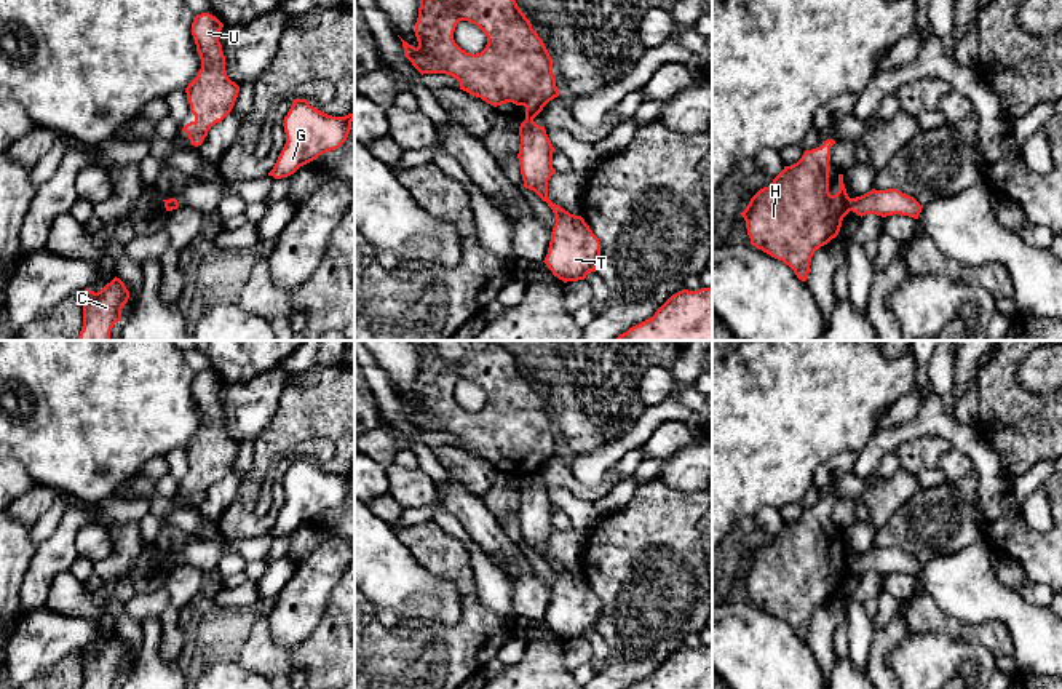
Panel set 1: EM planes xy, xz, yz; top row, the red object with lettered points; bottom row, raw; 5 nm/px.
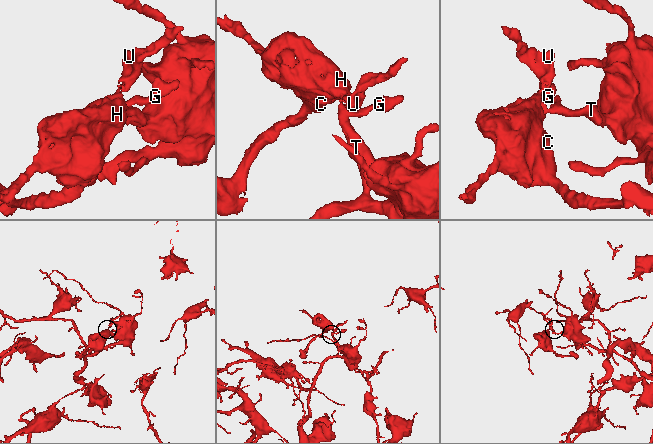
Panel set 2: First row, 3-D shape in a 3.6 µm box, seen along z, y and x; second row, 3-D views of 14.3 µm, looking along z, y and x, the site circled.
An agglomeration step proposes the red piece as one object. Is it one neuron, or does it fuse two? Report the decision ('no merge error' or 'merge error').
merge error

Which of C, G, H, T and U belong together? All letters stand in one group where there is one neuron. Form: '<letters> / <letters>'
C H U / G T

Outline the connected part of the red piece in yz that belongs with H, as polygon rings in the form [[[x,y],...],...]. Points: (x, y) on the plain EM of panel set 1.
[[[834,497],[805,508],[802,516],[760,547],[739,571],[751,603],[789,623],[806,639],[816,607],[840,590],[851,556],[838,532],[838,550],[829,550],[829,520]]]

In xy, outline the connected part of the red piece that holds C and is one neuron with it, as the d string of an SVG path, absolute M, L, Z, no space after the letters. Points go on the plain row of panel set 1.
M113 636L101 649L88 646L81 651L81 689L112 689L121 679L121 667L129 657L129 649L120 636Z

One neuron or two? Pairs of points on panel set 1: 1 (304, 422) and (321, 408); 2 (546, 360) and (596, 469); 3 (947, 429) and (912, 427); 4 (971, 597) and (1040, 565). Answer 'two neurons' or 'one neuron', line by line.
1: one neuron
2: two neurons
3: one neuron
4: two neurons

